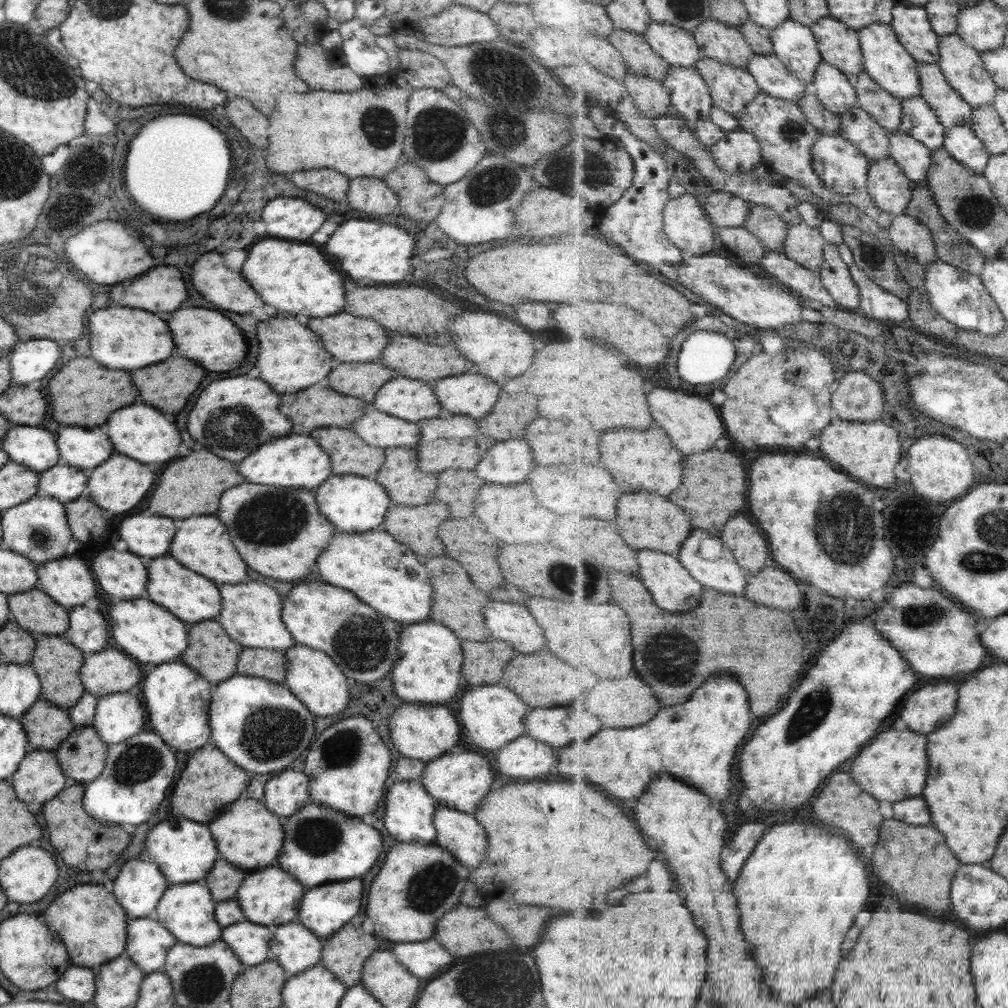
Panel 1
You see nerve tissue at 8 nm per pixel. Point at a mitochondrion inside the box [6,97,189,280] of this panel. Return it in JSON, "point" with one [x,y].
{"point":[61,220]}

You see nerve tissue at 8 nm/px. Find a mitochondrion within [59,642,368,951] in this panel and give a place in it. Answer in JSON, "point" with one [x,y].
{"point":[269,733]}

